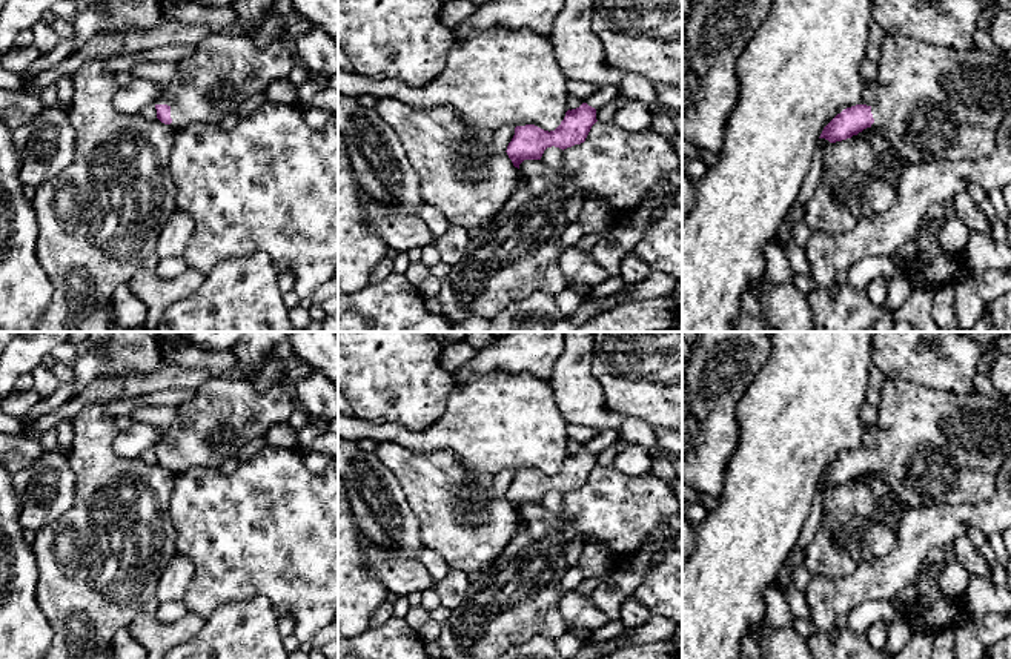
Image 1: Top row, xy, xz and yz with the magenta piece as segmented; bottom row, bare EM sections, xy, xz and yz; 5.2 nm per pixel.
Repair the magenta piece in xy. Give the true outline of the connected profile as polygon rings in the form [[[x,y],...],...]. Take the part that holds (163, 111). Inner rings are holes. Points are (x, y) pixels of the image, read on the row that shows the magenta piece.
[[[212,32],[195,45],[194,55],[177,61],[175,75],[155,101],[157,118],[175,132],[191,123],[218,126],[250,95],[264,91],[275,80],[287,78],[295,66],[295,51],[287,37],[258,49],[249,34]]]

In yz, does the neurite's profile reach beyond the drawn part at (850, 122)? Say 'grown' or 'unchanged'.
grown

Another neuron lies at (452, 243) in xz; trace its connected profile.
[[[450,224],[441,237],[435,238],[441,261],[450,266],[458,264],[466,255],[469,240],[467,229]]]

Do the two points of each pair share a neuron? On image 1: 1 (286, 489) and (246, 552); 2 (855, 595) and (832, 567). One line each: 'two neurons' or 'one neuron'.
1: one neuron
2: two neurons

